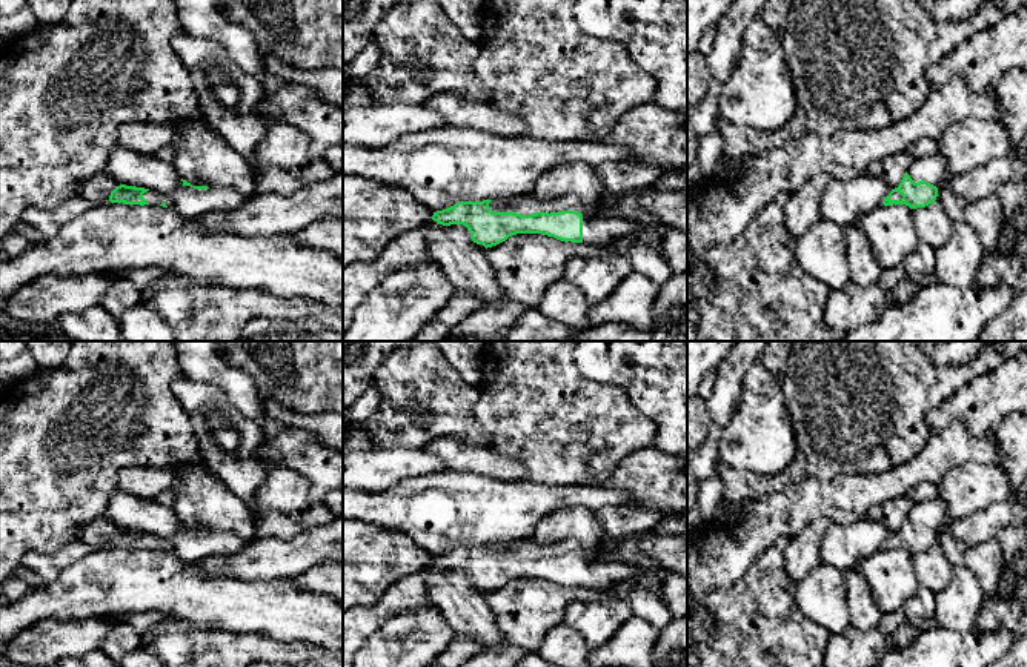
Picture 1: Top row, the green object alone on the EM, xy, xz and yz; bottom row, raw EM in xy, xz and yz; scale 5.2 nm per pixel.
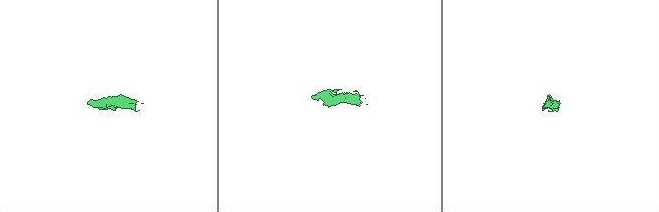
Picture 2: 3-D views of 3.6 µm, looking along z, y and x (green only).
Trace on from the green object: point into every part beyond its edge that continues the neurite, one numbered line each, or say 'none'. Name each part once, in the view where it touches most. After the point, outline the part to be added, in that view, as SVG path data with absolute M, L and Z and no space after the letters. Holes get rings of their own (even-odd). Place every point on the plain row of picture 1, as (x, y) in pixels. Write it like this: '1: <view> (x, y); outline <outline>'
1: xz (597, 574); outline M532 538L526 544L506 549L503 544L492 544L489 553L494 556L517 556L530 559L537 556L577 555L583 559L583 587L610 589L612 586L630 579L633 587L652 589L663 601L661 581L655 572L641 572L620 561L601 561L598 552L584 552L578 541L564 539L555 544L538 544Z
2: yz (933, 514); outline M938 496L933 499L915 503L906 515L910 523L918 527L921 524L939 532L944 524L950 524L952 519L947 513L944 501Z

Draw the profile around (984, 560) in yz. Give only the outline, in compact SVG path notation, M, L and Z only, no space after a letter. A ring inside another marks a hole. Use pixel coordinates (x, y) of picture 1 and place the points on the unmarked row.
M944 524L938 532L936 544L952 566L961 566L975 573L985 596L995 595L1004 569L1004 558L996 538L964 544L953 538L950 524Z

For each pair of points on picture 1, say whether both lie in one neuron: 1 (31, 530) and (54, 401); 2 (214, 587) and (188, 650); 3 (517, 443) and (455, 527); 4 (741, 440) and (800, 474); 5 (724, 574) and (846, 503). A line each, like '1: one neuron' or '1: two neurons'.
1: one neuron
2: two neurons
3: two neurons
4: two neurons
5: one neuron

